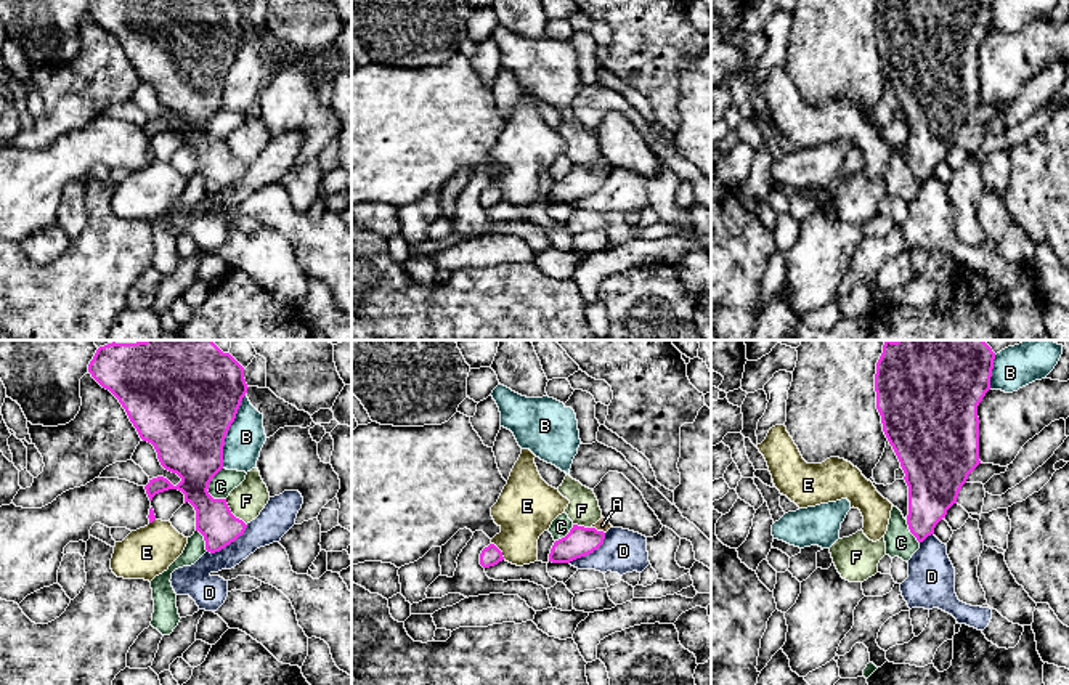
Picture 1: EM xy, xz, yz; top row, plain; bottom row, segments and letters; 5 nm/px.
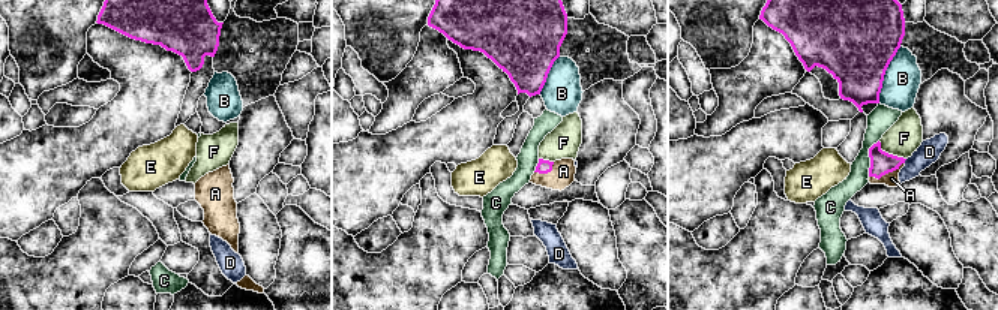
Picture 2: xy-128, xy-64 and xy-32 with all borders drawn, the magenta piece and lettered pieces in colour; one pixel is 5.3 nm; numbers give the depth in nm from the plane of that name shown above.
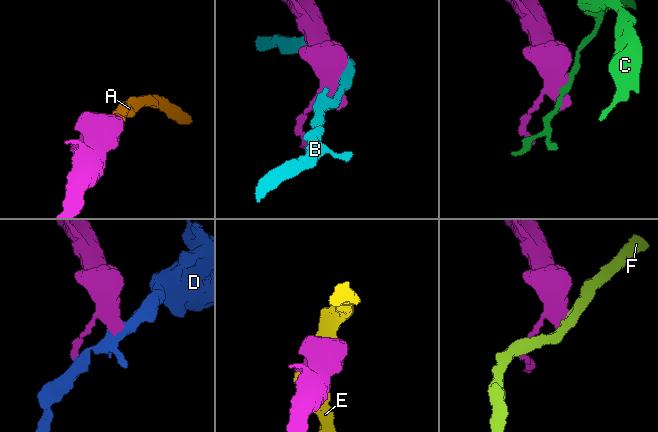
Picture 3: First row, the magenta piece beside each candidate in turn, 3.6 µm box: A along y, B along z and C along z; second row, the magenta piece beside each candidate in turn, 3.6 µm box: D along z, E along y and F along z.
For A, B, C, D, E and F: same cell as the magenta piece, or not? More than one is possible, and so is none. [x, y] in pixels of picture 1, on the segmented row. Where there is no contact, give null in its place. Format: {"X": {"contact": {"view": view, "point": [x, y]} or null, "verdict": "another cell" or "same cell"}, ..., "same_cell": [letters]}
{"A": {"contact": {"view": "xz", "point": [596, 530]}, "verdict": "same cell"}, "B": {"contact": {"view": "xy", "point": [228, 429]}, "verdict": "another cell"}, "C": {"contact": {"view": "xy", "point": [209, 482]}, "verdict": "another cell"}, "D": {"contact": {"view": "xy", "point": [228, 544]}, "verdict": "another cell"}, "E": {"contact": {"view": "xz", "point": [499, 551]}, "verdict": "another cell"}, "F": {"contact": {"view": "xy", "point": [231, 514]}, "verdict": "another cell"}, "same_cell": ["A"]}

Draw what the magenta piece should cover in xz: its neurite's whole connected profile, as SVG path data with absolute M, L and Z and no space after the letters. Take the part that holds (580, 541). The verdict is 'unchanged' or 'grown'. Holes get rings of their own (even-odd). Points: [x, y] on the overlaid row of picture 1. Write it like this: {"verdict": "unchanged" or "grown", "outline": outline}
{"verdict": "grown", "outline": "M604 517L591 528L573 525L565 537L554 542L549 561L570 563L592 553L604 544L605 533L610 528L612 525Z"}

